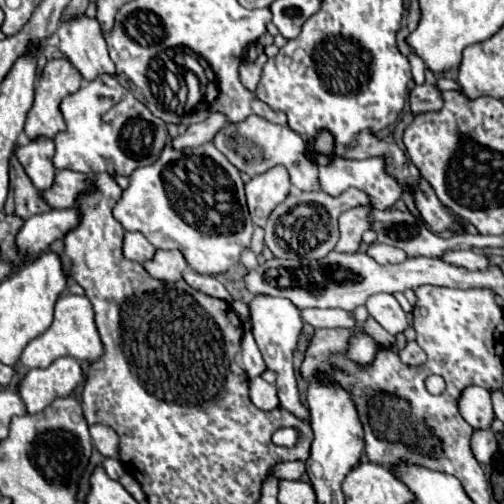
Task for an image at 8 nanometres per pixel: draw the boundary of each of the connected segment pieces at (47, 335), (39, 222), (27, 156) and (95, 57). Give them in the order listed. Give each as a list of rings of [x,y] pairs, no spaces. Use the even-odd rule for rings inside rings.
[[[62,293],[56,301],[56,307],[54,307],[54,321],[50,325],[48,331],[44,331],[40,337],[32,339],[22,355],[20,355],[20,363],[28,369],[34,369],[34,367],[48,367],[52,361],[56,361],[58,357],[64,357],[64,355],[70,355],[78,361],[86,359],[86,361],[94,361],[96,357],[100,357],[102,353],[102,341],[100,341],[100,335],[96,331],[96,323],[94,323],[94,309],[92,309],[92,303],[86,295],[72,295],[72,293]]]
[[[52,209],[24,221],[16,235],[16,249],[22,259],[44,253],[56,239],[62,239],[78,225],[78,209]]]
[[[44,135],[34,137],[16,147],[16,157],[38,191],[48,189],[48,185],[52,185],[54,181],[56,167],[52,165],[52,153],[54,141]]]
[[[82,17],[78,21],[62,23],[58,29],[60,51],[80,71],[84,81],[94,81],[98,75],[116,77],[114,63],[108,55],[102,39],[100,23],[96,19]]]

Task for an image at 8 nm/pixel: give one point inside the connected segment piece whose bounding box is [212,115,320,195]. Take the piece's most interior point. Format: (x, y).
(254, 145)

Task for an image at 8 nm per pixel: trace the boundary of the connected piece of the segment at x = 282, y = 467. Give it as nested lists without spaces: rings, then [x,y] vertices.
[[[302,461],[281,462],[272,467],[272,474],[279,479],[296,480],[306,471],[306,465]]]

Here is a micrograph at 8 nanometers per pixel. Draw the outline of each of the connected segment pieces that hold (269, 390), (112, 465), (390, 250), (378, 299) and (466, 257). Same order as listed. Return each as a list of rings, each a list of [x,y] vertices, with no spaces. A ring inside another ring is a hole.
[[[262,377],[250,379],[250,399],[258,409],[264,409],[264,411],[278,407],[276,387],[272,383],[266,383]]]
[[[108,457],[108,459],[104,461],[104,469],[106,469],[106,473],[108,473],[112,479],[120,479],[120,477],[124,475],[122,463],[120,463],[118,459],[112,459],[112,457]]]
[[[372,243],[368,245],[366,253],[380,265],[386,265],[386,263],[400,263],[406,259],[406,253],[402,249],[396,249],[396,247],[390,247],[390,245],[384,245],[384,243]]]
[[[378,293],[374,297],[368,299],[366,303],[368,307],[368,313],[386,329],[390,331],[392,335],[404,331],[408,327],[408,319],[406,319],[406,313],[402,311],[400,303],[394,299],[394,295],[388,295],[388,293]]]
[[[446,251],[442,255],[442,261],[456,267],[464,267],[464,269],[488,269],[490,265],[488,257],[478,255],[474,251]]]

